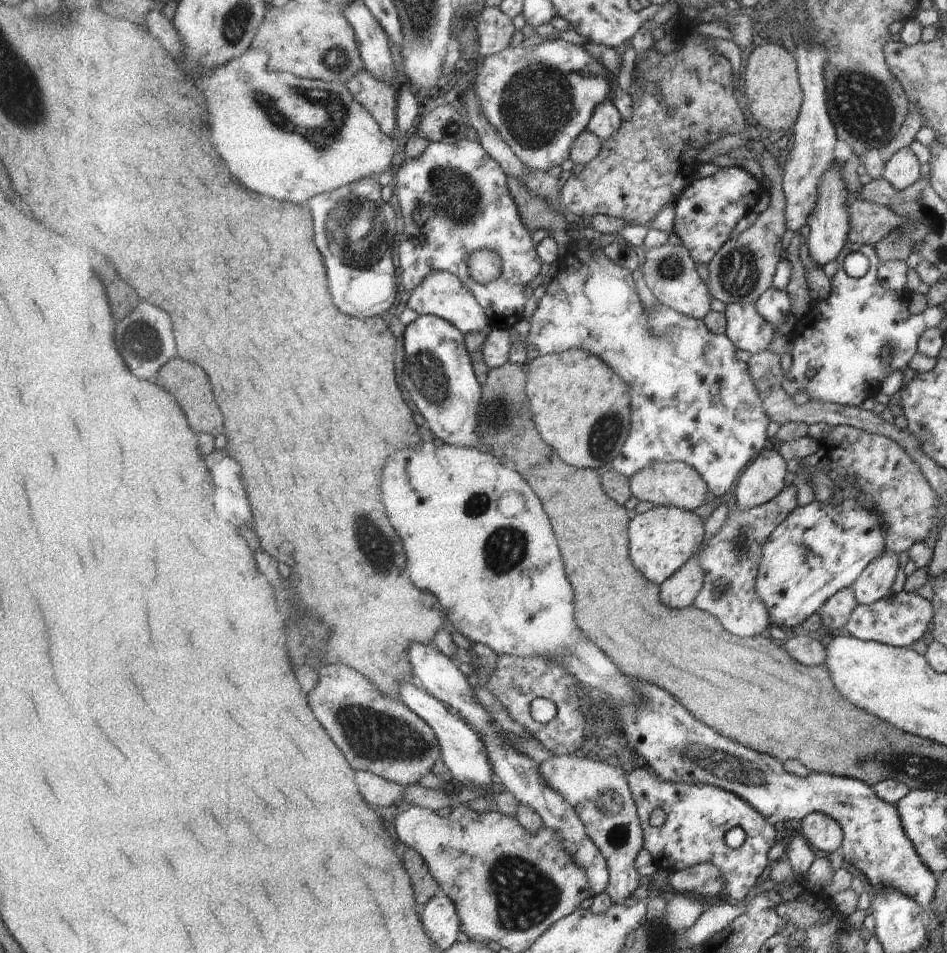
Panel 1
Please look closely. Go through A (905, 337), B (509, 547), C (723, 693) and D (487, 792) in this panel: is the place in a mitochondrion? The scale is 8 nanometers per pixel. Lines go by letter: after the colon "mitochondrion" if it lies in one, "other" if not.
A: other
B: mitochondrion
C: other
D: other

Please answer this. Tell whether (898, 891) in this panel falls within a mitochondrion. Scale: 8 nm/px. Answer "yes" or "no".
no

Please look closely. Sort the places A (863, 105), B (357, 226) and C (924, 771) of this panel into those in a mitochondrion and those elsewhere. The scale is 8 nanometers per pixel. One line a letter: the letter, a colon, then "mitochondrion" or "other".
A: mitochondrion
B: mitochondrion
C: mitochondrion

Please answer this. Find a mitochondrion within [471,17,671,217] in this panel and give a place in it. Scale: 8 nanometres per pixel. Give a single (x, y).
(538, 102)

